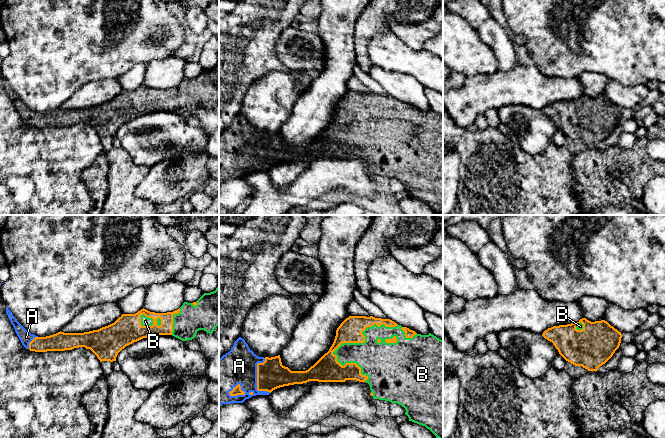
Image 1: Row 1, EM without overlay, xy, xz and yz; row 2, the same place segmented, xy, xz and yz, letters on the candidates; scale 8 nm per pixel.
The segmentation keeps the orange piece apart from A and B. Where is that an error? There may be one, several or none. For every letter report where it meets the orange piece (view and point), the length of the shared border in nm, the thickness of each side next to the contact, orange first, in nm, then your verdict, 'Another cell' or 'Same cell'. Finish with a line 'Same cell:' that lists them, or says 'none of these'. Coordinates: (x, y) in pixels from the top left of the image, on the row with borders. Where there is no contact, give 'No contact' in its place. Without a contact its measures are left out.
A: Touches orange at xz (257, 379). Shared border 280 nm. Thickness 240 nm (orange) against 280 nm. Same cell
B: Touches orange at xz (363, 335). Shared border 600 nm. Thickness 190 nm (orange) against 300 nm. Same cell
Same cell: A, B

